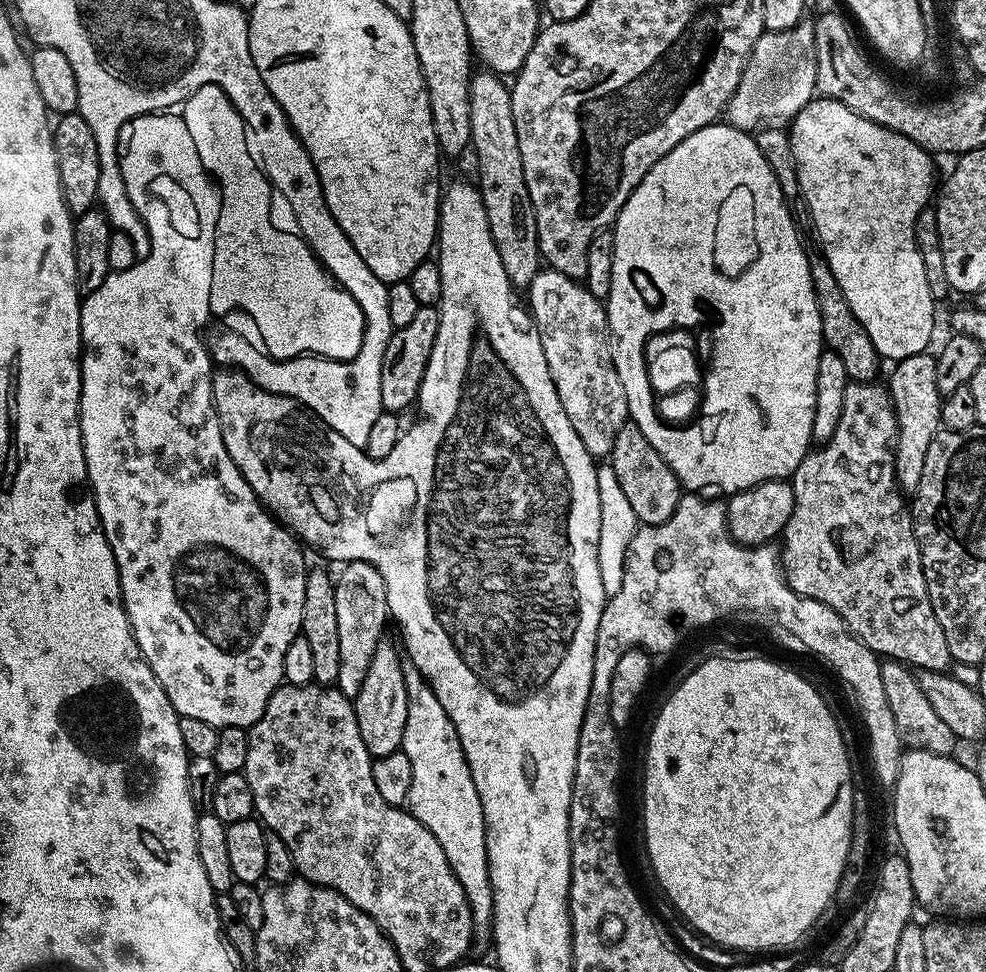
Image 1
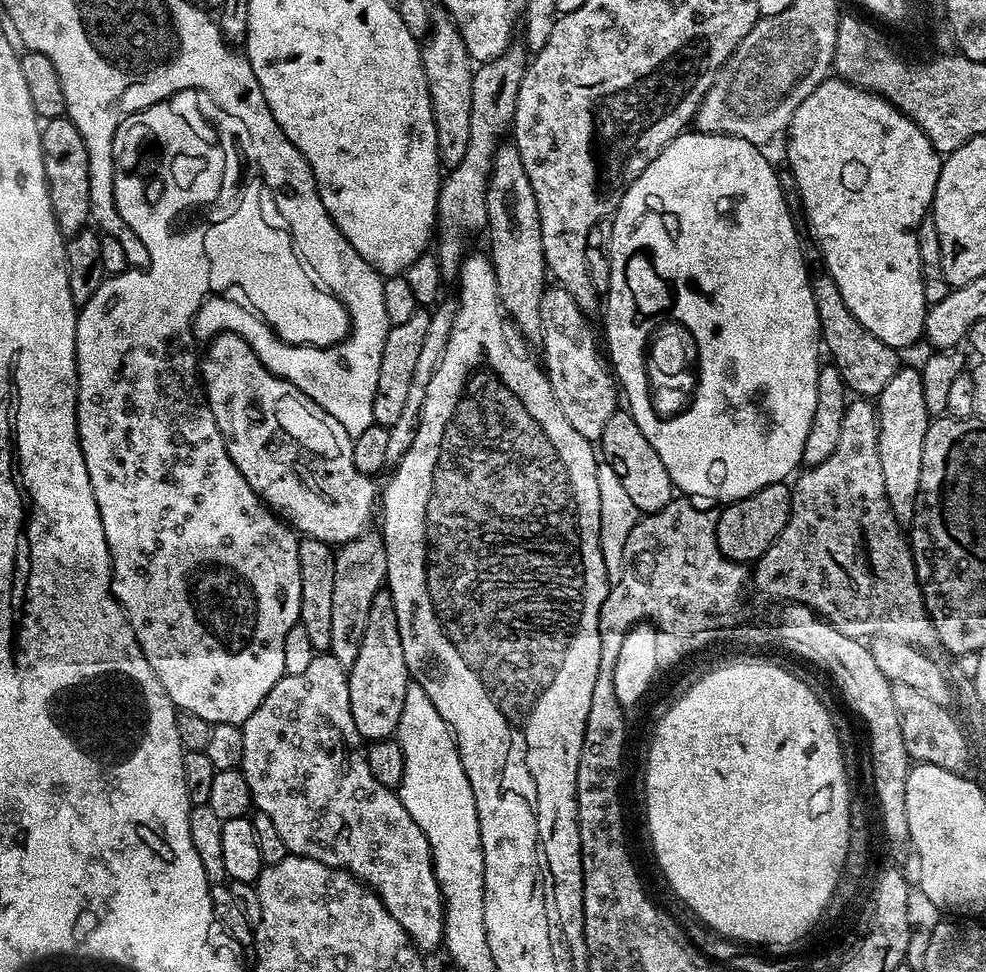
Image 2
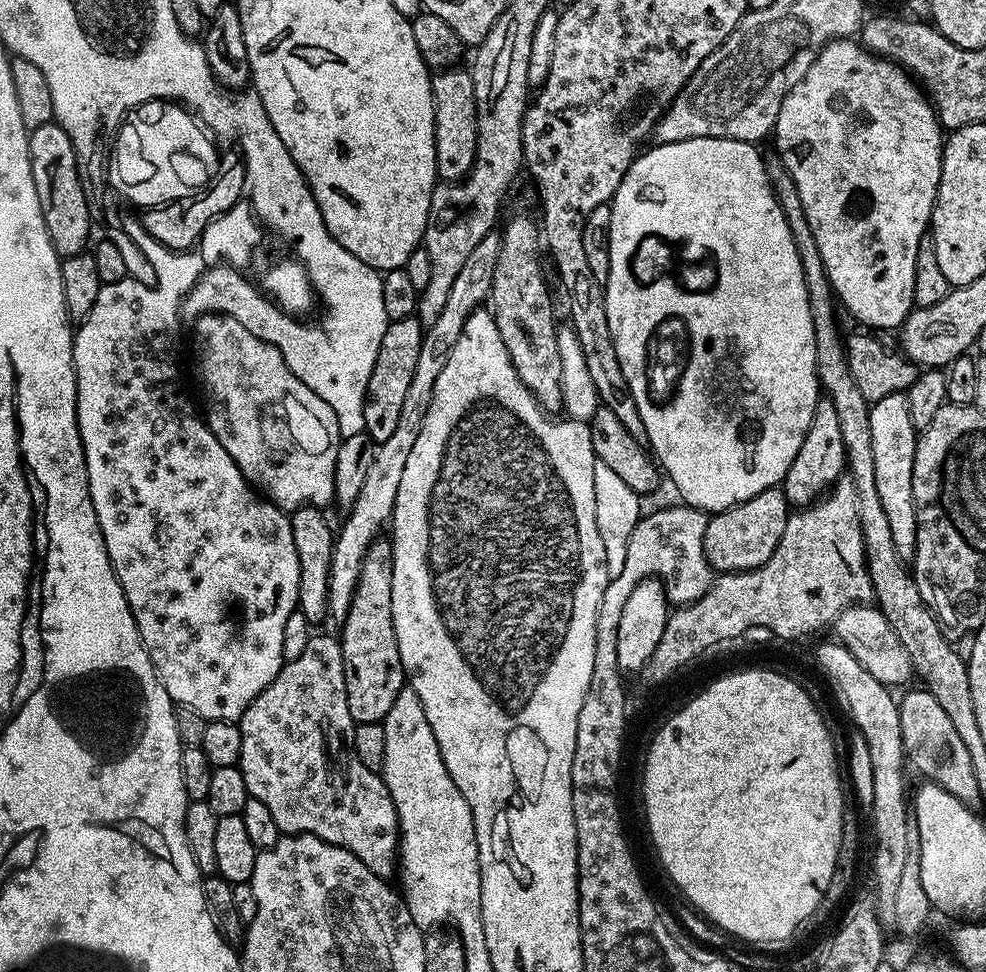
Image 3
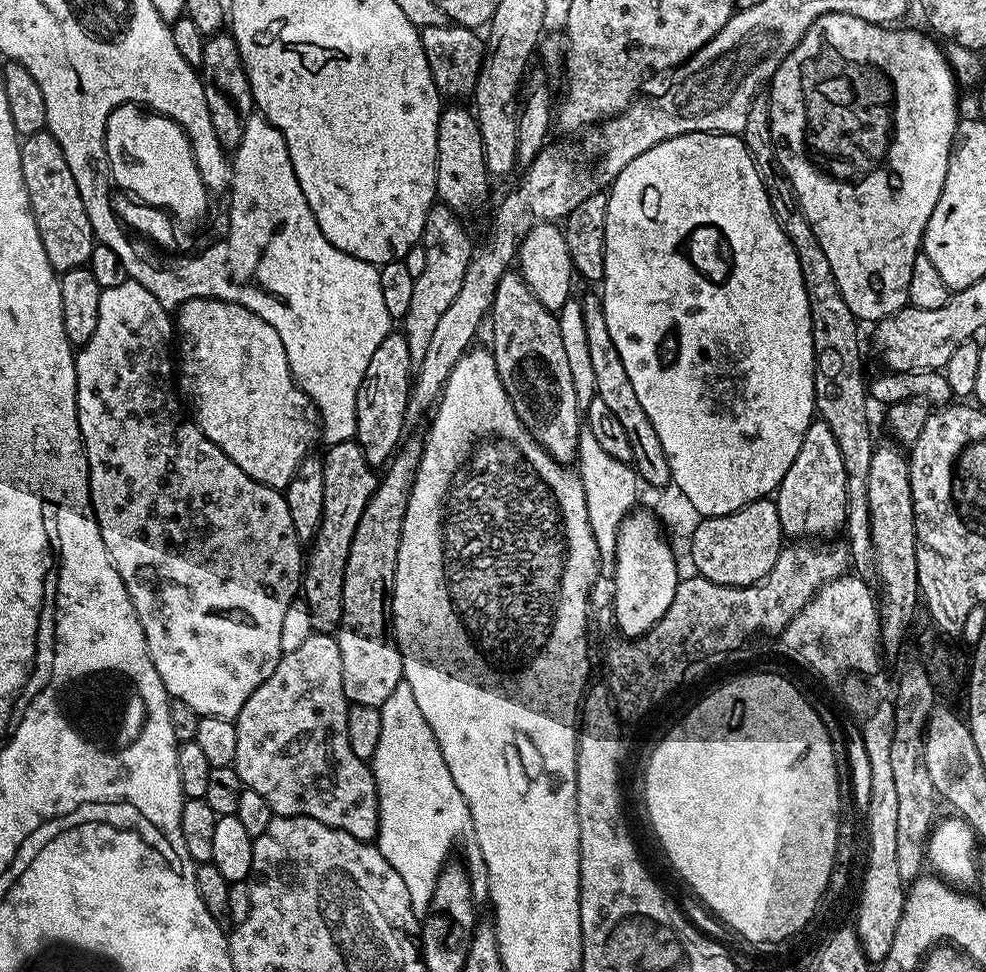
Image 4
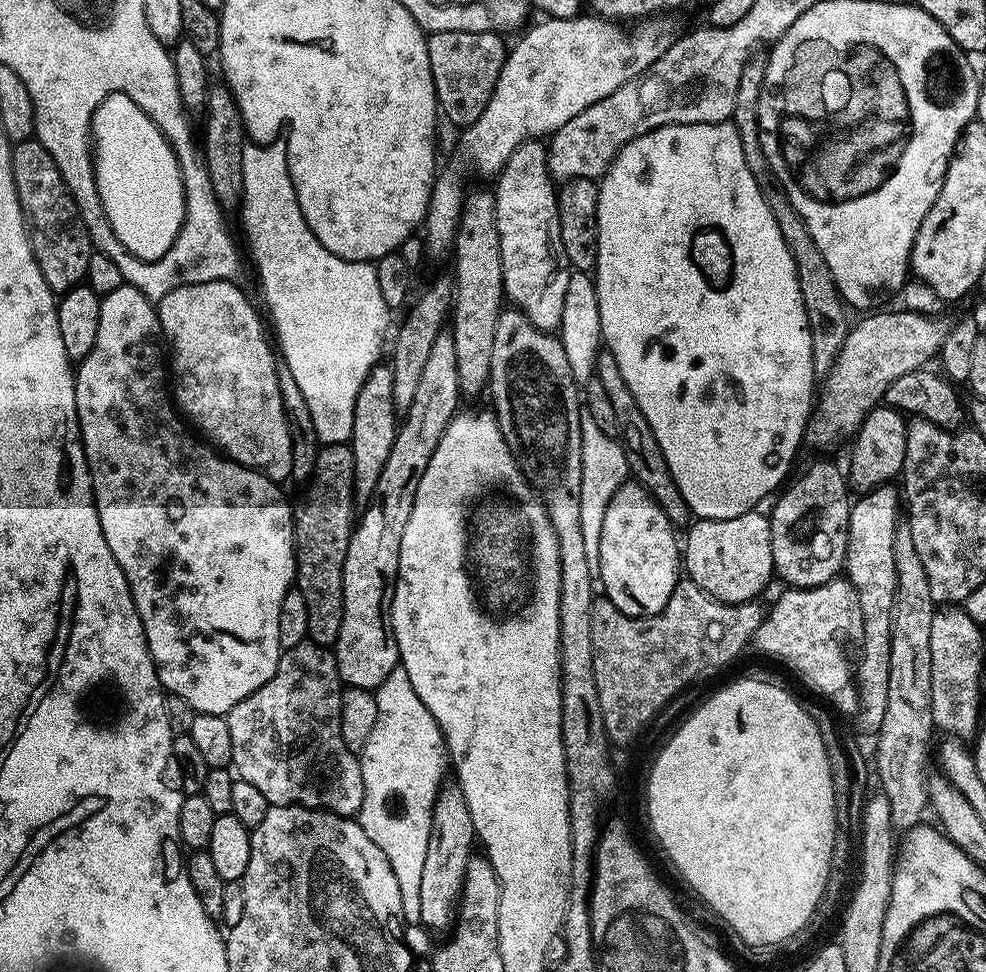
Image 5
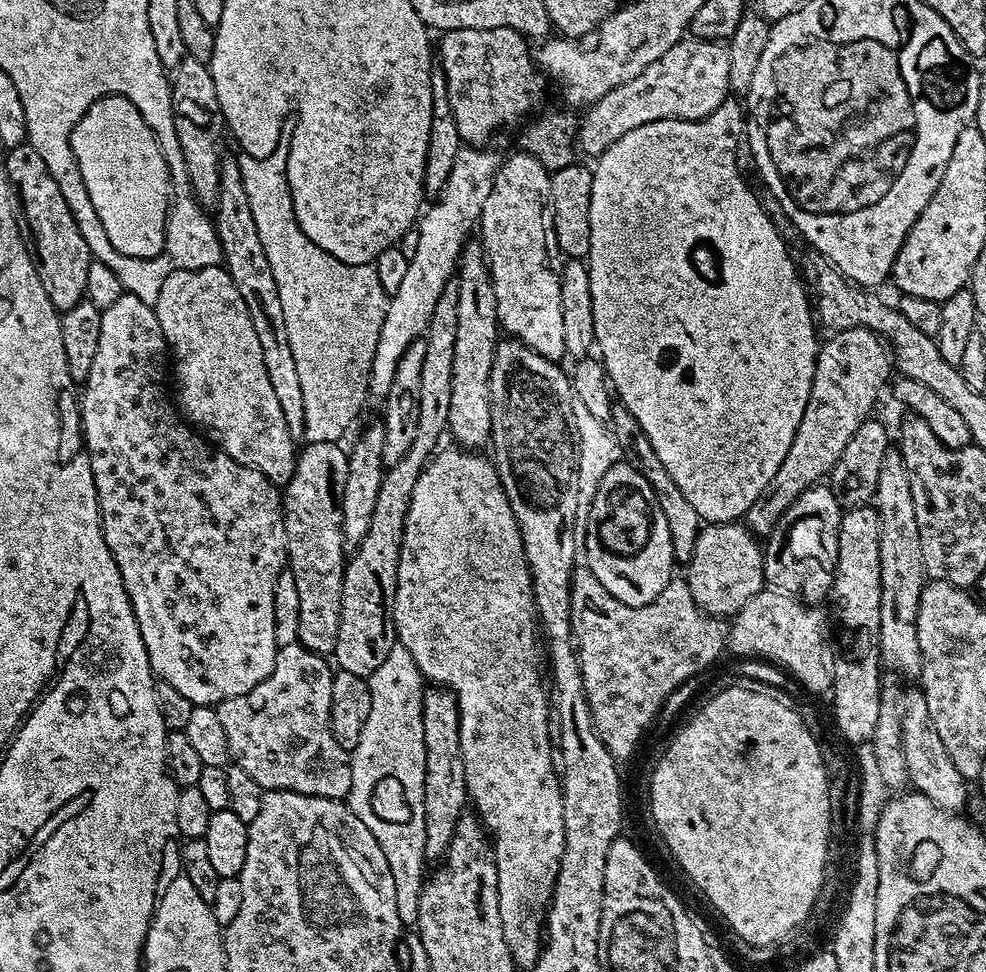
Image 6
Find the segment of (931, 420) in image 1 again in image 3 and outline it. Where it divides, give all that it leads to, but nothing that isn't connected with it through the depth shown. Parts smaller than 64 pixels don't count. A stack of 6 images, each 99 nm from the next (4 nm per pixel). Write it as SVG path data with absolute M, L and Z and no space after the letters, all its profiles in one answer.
M903 392L890 394L890 398L882 398L877 404L869 407L868 413L870 414L870 446L874 446L874 486L878 486L878 499L882 501L882 510L886 510L886 519L890 522L894 550L898 550L901 560L908 562L916 554L916 507L912 501L912 483L918 430L910 418L908 397Z

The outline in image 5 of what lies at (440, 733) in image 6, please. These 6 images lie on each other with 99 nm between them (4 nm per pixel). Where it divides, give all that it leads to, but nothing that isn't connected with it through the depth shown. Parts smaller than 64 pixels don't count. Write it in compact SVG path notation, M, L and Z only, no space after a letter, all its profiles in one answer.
M456 786L448 787L441 787L436 805L432 808L432 845L428 848L426 866L418 889L421 922L436 932L445 933L458 919L458 909L464 895L464 880L468 877L468 863L474 858L472 843L475 845L478 840L474 818L468 809L464 792Z

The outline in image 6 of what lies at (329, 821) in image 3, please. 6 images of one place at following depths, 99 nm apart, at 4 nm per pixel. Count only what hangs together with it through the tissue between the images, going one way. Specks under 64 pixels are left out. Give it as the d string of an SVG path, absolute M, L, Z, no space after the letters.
M297 642L290 646L282 646L276 649L274 670L265 680L258 682L258 686L254 686L254 690L250 690L246 694L238 694L238 698L226 698L221 704L215 705L218 719L222 721L222 726L226 729L229 757L234 761L235 767L246 770L246 774L250 774L250 778L254 778L254 782L258 782L260 789L274 792L297 792L298 794L306 794L307 796L321 796L322 798L330 798L331 800L338 801L343 801L347 797L352 785L352 765L349 753L336 741L332 733L330 706L332 705L333 675L333 665L325 657L320 656L316 652L306 650Z

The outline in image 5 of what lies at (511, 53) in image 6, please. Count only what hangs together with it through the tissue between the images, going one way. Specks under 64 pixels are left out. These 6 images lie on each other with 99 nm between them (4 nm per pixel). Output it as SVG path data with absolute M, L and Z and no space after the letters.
M498 32L466 34L431 33L428 36L430 70L436 87L436 102L441 113L448 115L452 124L467 126L473 124L486 110L503 70L506 57L505 37Z

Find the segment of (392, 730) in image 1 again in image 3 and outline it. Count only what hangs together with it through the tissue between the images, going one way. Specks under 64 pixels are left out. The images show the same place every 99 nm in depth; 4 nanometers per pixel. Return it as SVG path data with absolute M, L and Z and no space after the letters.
M377 538L370 550L366 550L362 574L358 574L358 586L342 622L344 629L338 632L346 674L346 706L350 706L350 718L355 725L384 721L386 714L390 714L390 706L394 706L394 698L398 698L400 689L406 684L402 658L398 654L398 638L394 634L393 582L391 539Z

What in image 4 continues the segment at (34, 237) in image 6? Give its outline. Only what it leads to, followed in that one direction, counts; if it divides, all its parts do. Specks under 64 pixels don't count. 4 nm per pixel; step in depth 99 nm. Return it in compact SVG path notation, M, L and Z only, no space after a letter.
M47 130L30 134L20 141L20 161L28 205L32 208L50 266L57 273L85 267L92 253L94 237L90 218L86 218L86 206L82 206L82 194L78 194L78 185L74 182L74 174L70 174L70 166L66 166L62 148Z

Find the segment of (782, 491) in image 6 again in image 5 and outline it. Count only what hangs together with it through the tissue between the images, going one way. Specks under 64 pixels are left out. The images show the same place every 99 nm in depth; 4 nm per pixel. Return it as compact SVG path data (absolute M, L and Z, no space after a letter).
M888 310L873 311L871 314L865 315L868 317L861 324L853 323L849 327L848 337L840 351L839 358L836 359L836 365L828 374L824 382L826 383L825 386L823 383L822 391L818 396L818 403L814 408L814 432L816 428L820 440L824 444L830 443L831 440L840 440L843 436L855 437L873 408L883 401L886 390L890 390L890 386L894 382L898 382L898 378L902 378L902 374L921 371L927 365L924 364L927 360L932 360L935 356L937 359L945 340L948 339L950 328L948 324L943 324L945 322L943 319L903 310L884 311Z

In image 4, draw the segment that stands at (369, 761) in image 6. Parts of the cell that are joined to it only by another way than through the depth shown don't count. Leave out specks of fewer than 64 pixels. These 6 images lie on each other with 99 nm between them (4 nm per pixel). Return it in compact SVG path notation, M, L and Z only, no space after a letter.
M403 682L394 686L394 694L386 698L379 710L382 734L370 761L380 807L380 825L374 843L386 862L402 874L402 882L406 882L410 893L410 906L420 918L427 913L436 880L449 863L452 847L472 832L472 819L462 790L450 778L438 738L434 738L430 722L426 722L418 707L414 690Z

